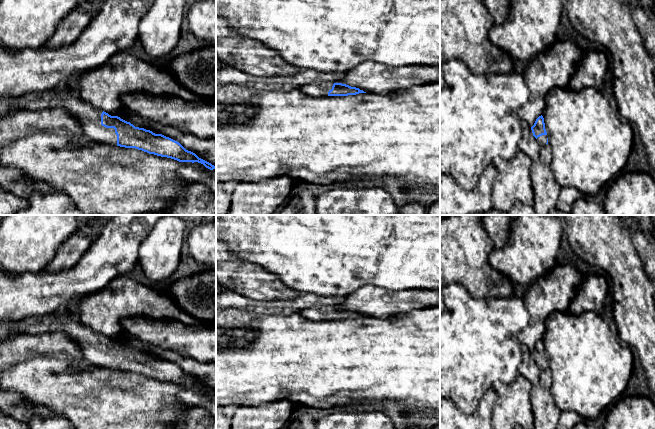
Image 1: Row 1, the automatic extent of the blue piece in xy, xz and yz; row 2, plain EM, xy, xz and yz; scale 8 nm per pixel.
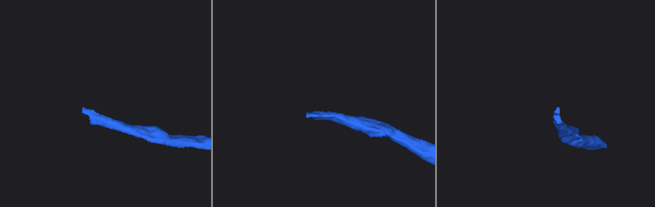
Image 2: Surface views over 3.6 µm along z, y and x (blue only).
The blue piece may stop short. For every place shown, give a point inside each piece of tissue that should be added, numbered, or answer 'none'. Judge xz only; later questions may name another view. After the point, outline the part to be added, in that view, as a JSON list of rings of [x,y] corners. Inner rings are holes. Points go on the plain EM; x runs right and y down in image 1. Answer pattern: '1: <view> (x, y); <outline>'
1: xz (314, 314); [[[321,306],[319,308],[305,308],[299,311],[306,319],[311,321],[327,321],[328,316],[332,313],[333,306]]]

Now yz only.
1: yz (542, 364); [[[542,359],[540,361],[538,361],[536,364],[538,365],[540,370],[546,369],[547,367],[547,359]]]

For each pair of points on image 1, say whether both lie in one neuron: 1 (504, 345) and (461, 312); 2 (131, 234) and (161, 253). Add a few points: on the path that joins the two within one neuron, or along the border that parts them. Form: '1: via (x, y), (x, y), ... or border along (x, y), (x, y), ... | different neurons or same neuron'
1: via (493, 344), (472, 323) | same neuron
2: border along (155, 225), (138, 249), (137, 263) | different neurons

